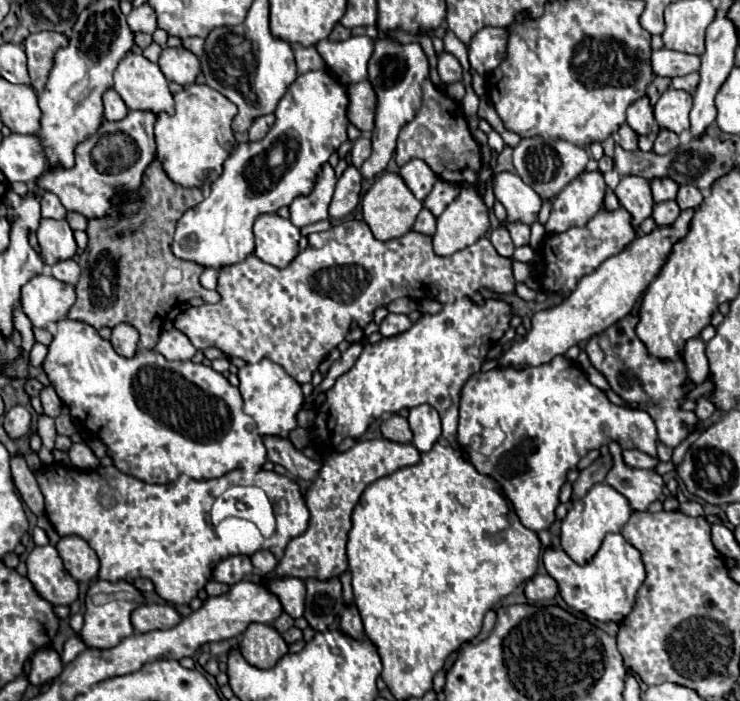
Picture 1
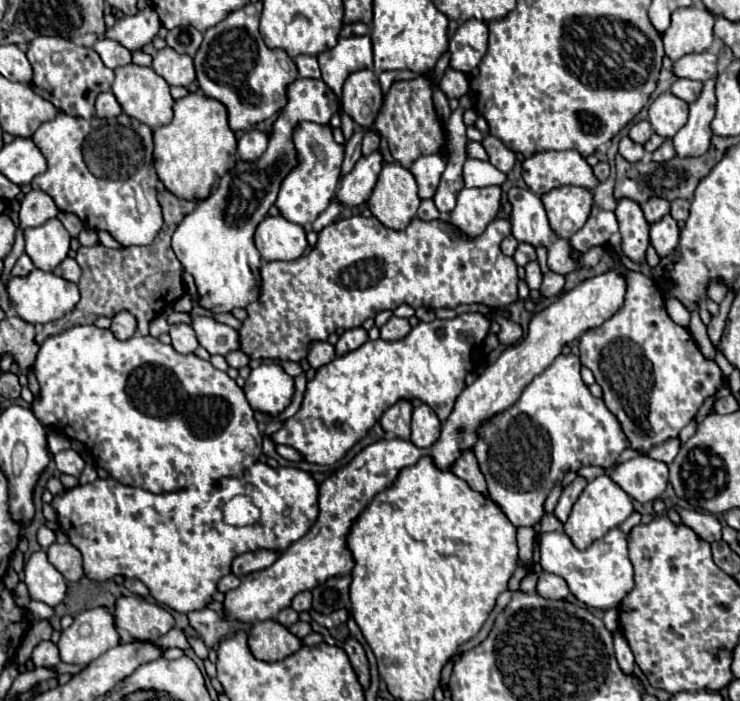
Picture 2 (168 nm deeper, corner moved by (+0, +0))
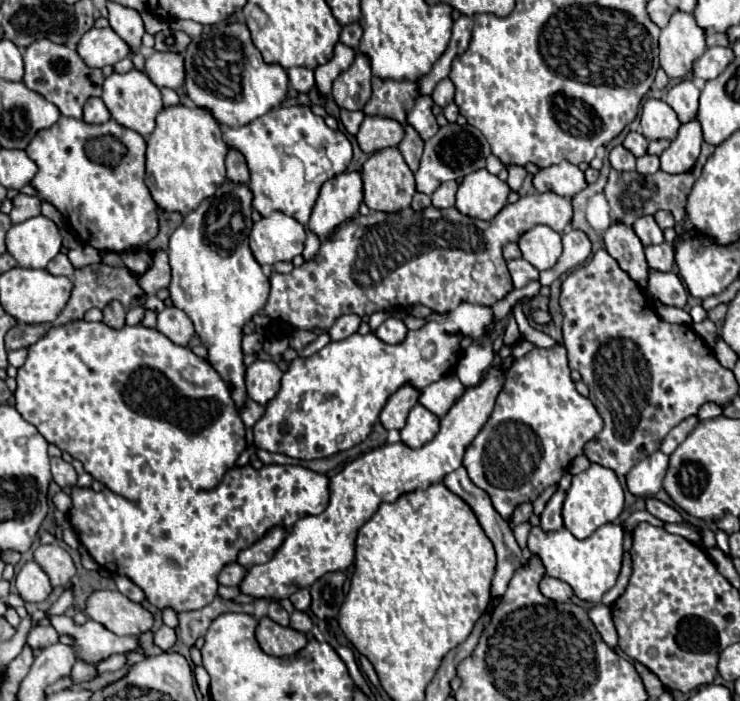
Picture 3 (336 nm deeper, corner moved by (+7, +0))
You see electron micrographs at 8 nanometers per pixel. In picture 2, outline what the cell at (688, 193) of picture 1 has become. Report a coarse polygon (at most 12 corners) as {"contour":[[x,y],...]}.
{"contour":[[674,200],[670,214],[678,222],[688,218],[690,202]]}

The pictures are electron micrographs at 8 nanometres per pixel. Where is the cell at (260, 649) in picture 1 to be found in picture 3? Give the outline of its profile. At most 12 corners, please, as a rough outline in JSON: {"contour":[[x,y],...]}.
{"contour":[[265,616],[257,642],[271,656],[291,656],[307,636],[279,626]]}

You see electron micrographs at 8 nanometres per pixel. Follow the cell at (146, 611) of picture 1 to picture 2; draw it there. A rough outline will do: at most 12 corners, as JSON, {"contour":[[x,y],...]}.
{"contour":[[140,596],[120,598],[116,626],[136,640],[174,628],[168,610]]}

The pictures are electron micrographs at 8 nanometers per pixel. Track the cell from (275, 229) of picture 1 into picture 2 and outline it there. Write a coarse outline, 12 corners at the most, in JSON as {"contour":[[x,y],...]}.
{"contour":[[266,216],[254,234],[262,260],[296,260],[304,228]]}

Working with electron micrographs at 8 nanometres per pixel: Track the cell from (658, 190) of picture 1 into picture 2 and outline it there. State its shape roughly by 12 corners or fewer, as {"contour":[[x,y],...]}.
{"contour":[[652,196],[642,206],[646,220],[652,224],[670,212],[666,198]]}

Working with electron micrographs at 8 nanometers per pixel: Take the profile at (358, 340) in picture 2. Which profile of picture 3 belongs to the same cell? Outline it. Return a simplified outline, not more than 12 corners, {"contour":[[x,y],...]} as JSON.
{"contour":[[355,314],[339,316],[331,326],[331,340],[355,334],[361,318]]}

